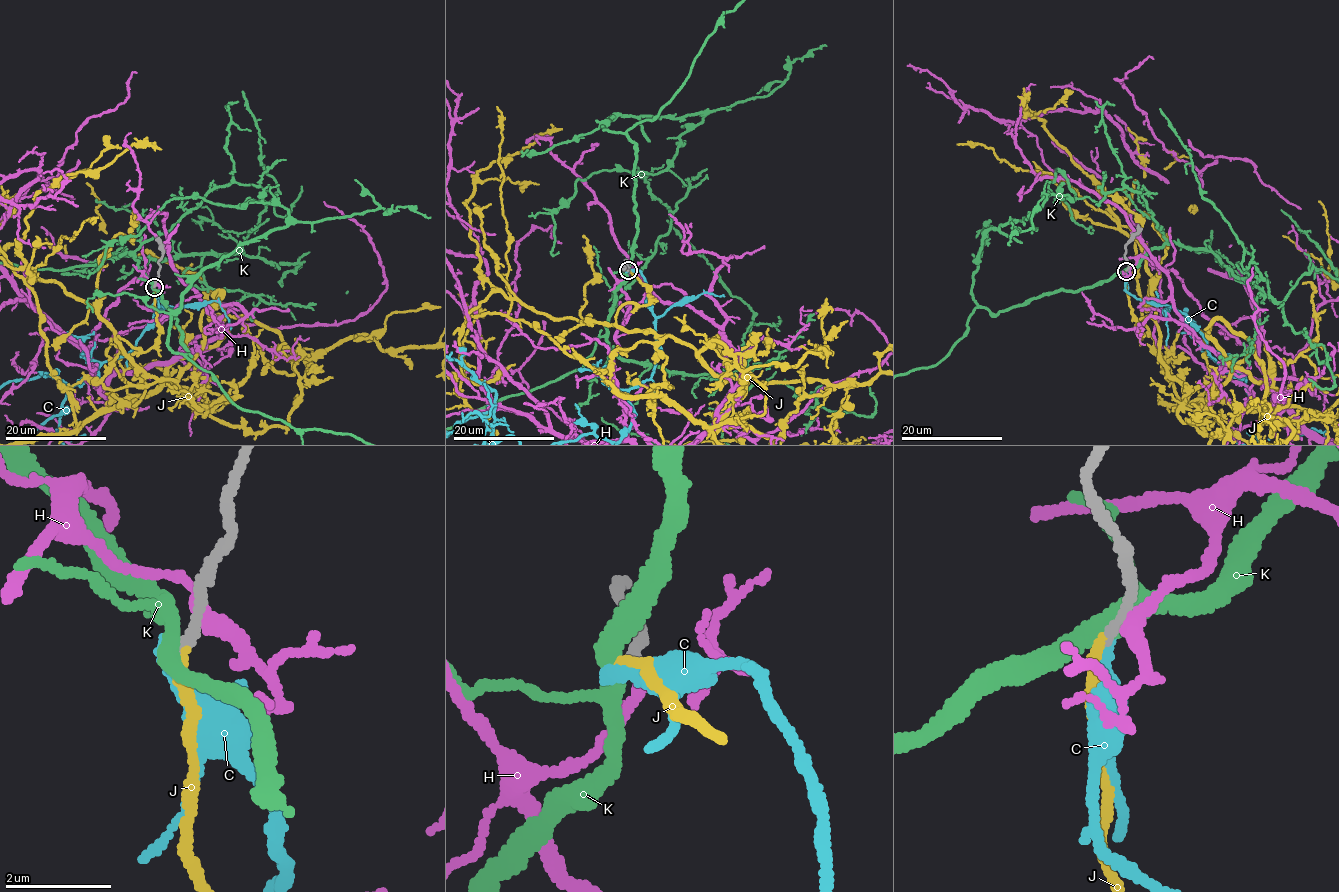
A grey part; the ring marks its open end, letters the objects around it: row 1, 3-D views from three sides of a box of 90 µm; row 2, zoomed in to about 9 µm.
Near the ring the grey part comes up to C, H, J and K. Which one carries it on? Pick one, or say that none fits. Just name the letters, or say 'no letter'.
J

